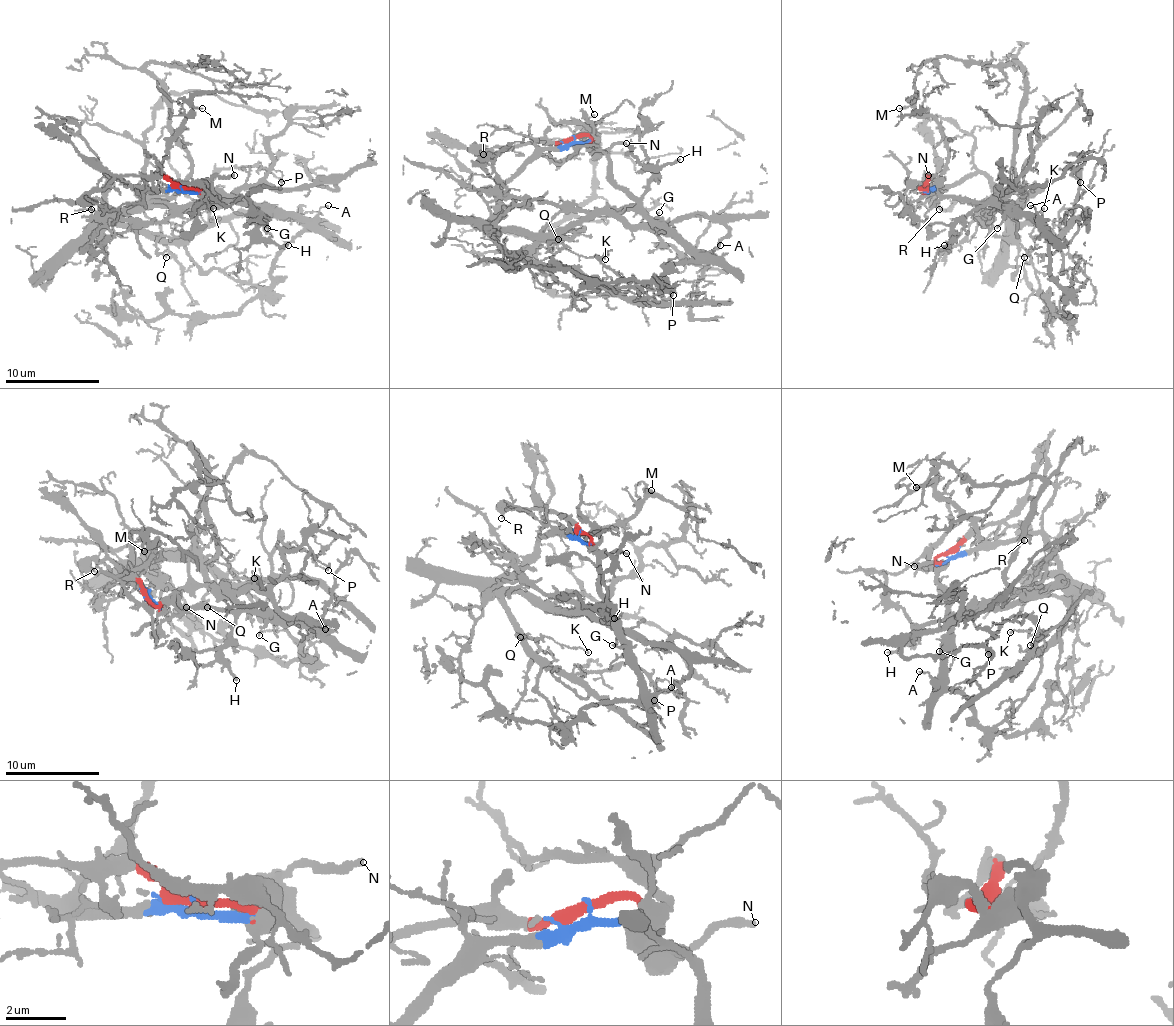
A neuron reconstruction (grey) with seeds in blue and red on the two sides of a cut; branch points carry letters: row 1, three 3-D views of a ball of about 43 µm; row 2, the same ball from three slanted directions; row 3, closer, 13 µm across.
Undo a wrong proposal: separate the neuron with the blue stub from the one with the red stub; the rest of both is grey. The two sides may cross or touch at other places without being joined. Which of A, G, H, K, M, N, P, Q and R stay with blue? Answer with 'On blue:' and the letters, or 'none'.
On blue: K, M, P, Q

